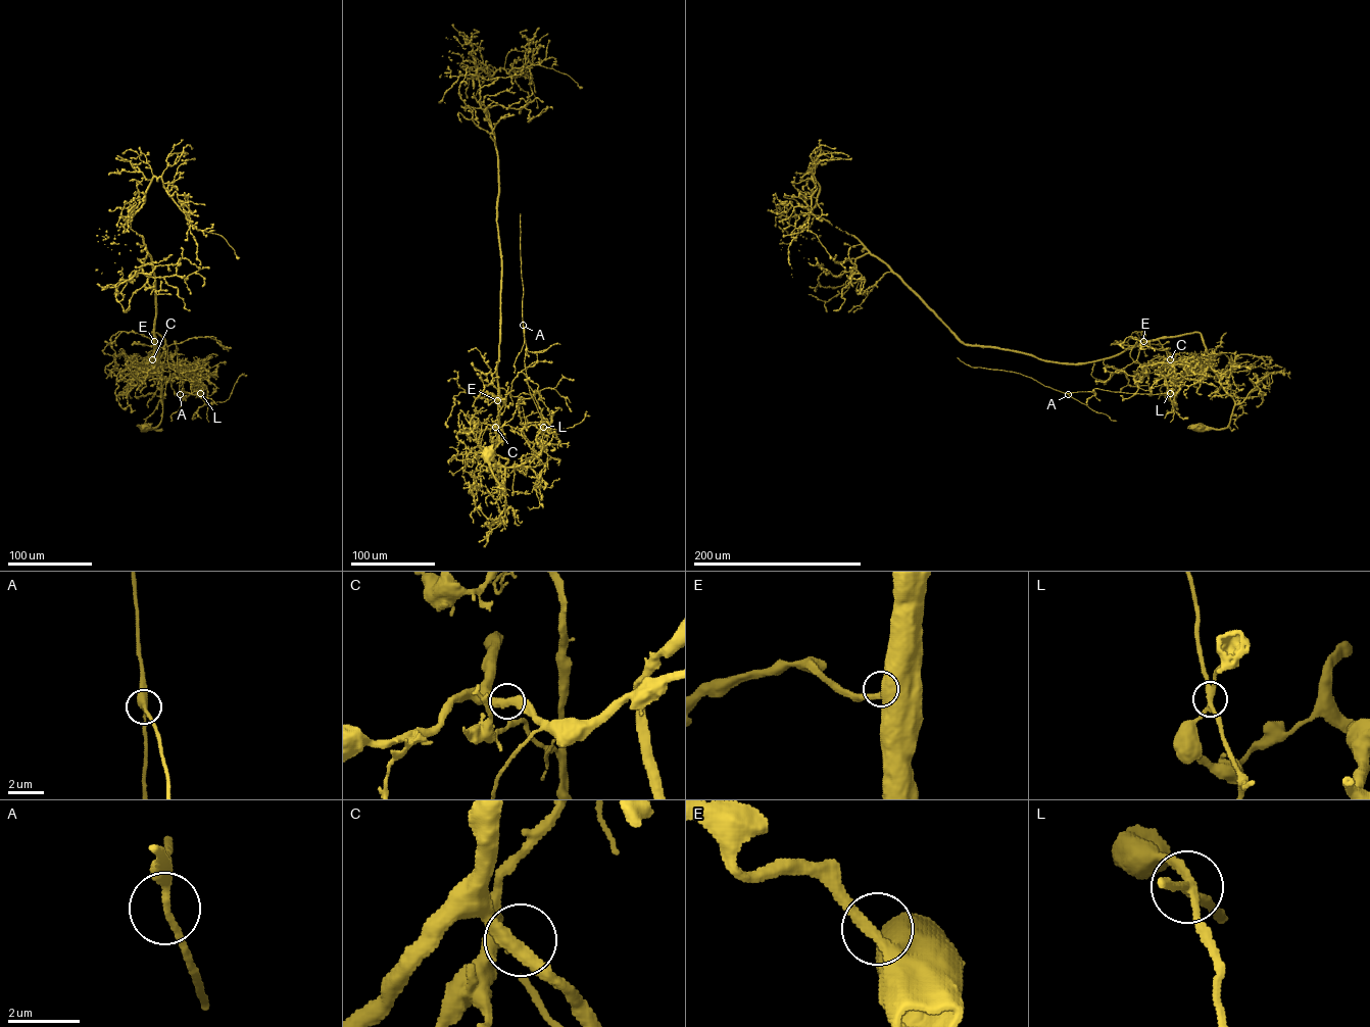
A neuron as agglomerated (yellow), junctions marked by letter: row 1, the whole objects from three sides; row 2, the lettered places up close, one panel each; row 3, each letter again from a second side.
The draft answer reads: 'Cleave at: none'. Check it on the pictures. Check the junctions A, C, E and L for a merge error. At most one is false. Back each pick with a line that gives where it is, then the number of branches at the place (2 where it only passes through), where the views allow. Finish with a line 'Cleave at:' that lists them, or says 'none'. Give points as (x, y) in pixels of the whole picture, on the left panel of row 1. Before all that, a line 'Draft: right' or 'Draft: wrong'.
Draft: wrong
L: at (200, 393); 4 branches meet
Cleave at: L

